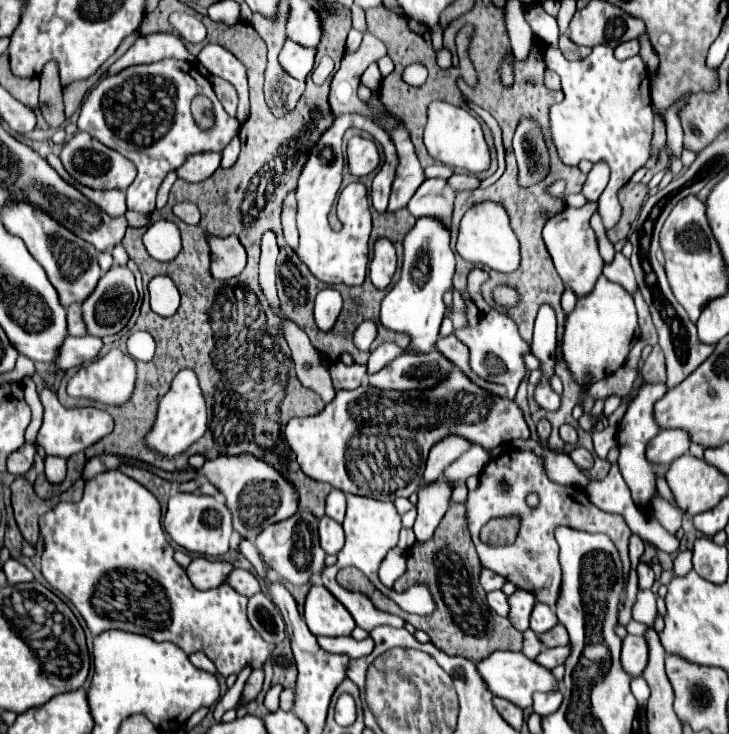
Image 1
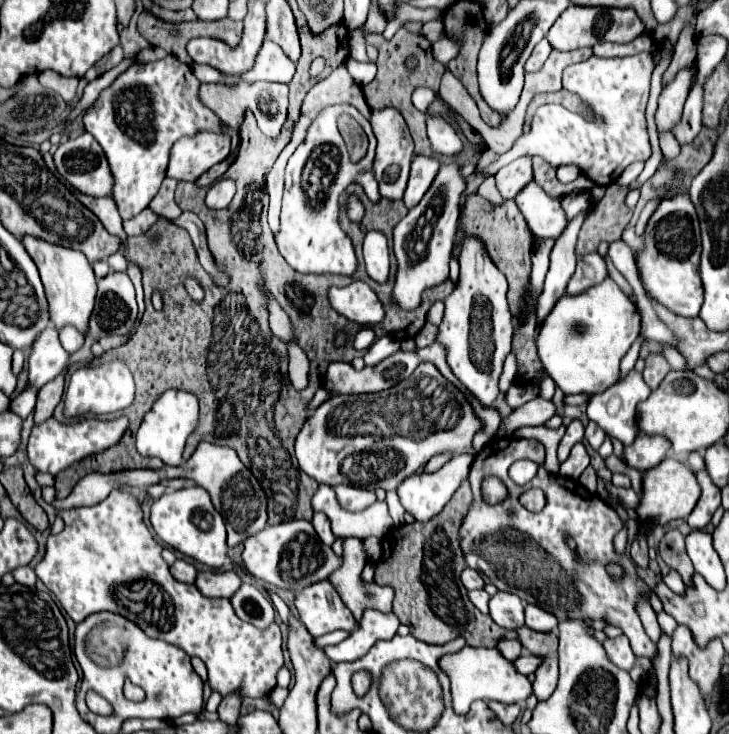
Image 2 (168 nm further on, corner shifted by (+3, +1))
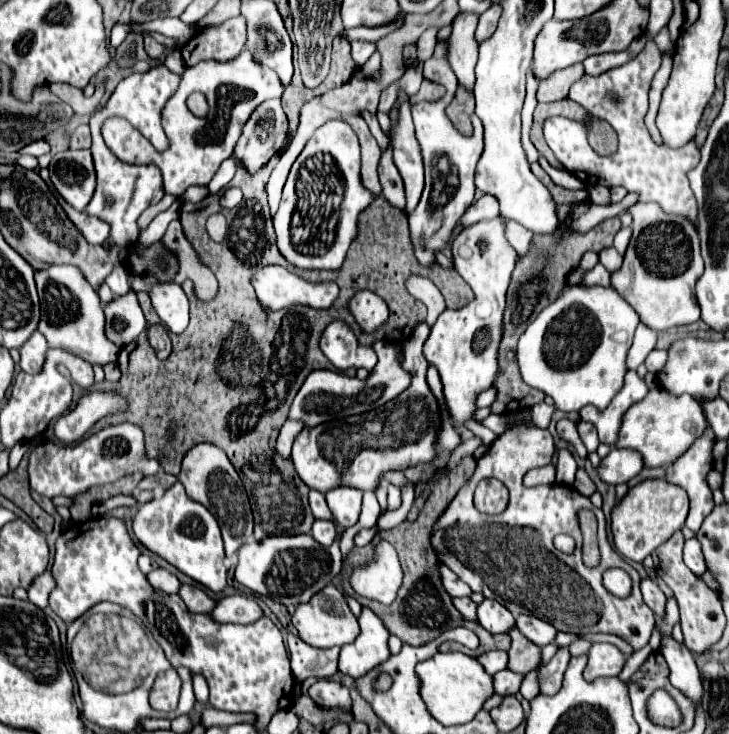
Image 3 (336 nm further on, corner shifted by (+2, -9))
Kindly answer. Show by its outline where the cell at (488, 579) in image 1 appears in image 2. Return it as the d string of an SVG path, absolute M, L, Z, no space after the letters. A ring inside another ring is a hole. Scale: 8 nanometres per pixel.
M465 568L463 574L461 574L461 580L463 580L467 590L475 590L475 588L483 588L485 586L483 576L477 570L473 570L473 568Z

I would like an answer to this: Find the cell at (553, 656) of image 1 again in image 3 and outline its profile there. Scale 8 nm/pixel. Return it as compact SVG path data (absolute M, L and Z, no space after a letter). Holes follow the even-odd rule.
M502 670L498 674L492 676L494 678L494 694L500 696L508 696L508 694L516 694L520 684L522 684L522 674L514 674L510 670Z

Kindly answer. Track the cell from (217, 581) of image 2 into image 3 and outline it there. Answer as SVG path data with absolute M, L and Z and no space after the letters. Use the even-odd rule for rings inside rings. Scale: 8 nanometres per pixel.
M182 584L180 590L178 590L178 596L184 600L186 608L188 608L190 612L194 612L194 614L208 614L208 610L212 610L214 604L216 604L206 592L202 592L202 590L196 588L196 586L186 586L186 584Z

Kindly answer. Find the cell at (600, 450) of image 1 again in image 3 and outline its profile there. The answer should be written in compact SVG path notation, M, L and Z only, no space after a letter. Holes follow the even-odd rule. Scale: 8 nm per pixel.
M580 420L580 422L578 422L578 434L580 434L584 446L588 448L588 452L596 452L596 448L598 448L600 442L598 442L598 434L596 434L594 426L590 426L590 422Z

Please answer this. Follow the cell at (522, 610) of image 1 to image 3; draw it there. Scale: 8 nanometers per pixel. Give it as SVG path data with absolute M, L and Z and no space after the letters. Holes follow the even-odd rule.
M484 600L482 604L478 604L476 620L492 634L508 632L516 624L510 610L506 610L500 602L492 602L492 600Z

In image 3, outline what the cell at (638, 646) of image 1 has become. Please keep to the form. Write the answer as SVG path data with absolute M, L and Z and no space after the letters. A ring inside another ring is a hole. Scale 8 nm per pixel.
M594 644L588 650L588 664L584 670L586 682L594 682L596 678L612 678L618 676L626 656L614 644Z

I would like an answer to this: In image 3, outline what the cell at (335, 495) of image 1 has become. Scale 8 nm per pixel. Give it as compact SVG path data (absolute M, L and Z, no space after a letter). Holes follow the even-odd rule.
M310 490L308 500L310 500L310 508L312 508L314 518L334 520L334 518L332 518L332 514L330 514L330 508L326 506L326 498L324 498L324 494L322 494L322 492L318 492L318 490Z

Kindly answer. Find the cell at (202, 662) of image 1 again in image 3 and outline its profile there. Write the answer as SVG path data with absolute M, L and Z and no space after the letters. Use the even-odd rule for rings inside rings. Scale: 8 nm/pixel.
M194 676L194 694L196 694L196 700L200 704L206 704L208 702L208 684L202 676Z

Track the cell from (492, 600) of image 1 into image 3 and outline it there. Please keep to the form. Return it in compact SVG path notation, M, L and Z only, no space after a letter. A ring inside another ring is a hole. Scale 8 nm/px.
M452 598L452 602L466 620L476 620L476 604L470 598Z

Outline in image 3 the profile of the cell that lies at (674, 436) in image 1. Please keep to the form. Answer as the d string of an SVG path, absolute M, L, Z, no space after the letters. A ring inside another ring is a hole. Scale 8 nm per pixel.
M612 448L606 458L600 460L598 476L606 484L626 484L630 478L634 478L644 468L642 456L634 450L618 450Z

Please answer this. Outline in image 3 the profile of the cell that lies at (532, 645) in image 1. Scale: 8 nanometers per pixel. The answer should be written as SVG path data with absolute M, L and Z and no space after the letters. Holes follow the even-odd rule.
M494 650L494 652L480 654L476 660L480 662L480 666L482 666L488 674L496 674L496 672L500 672L500 670L506 668L508 654L506 654L506 652L500 652L500 650Z

